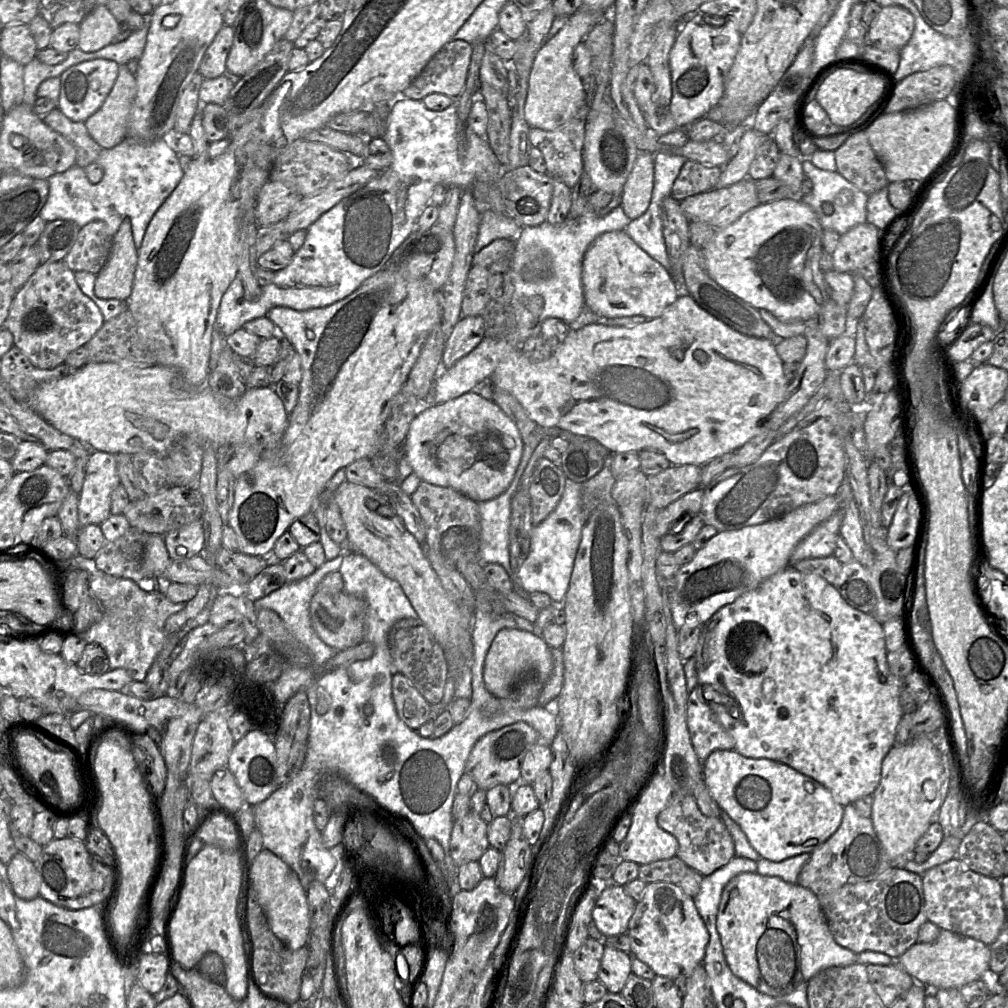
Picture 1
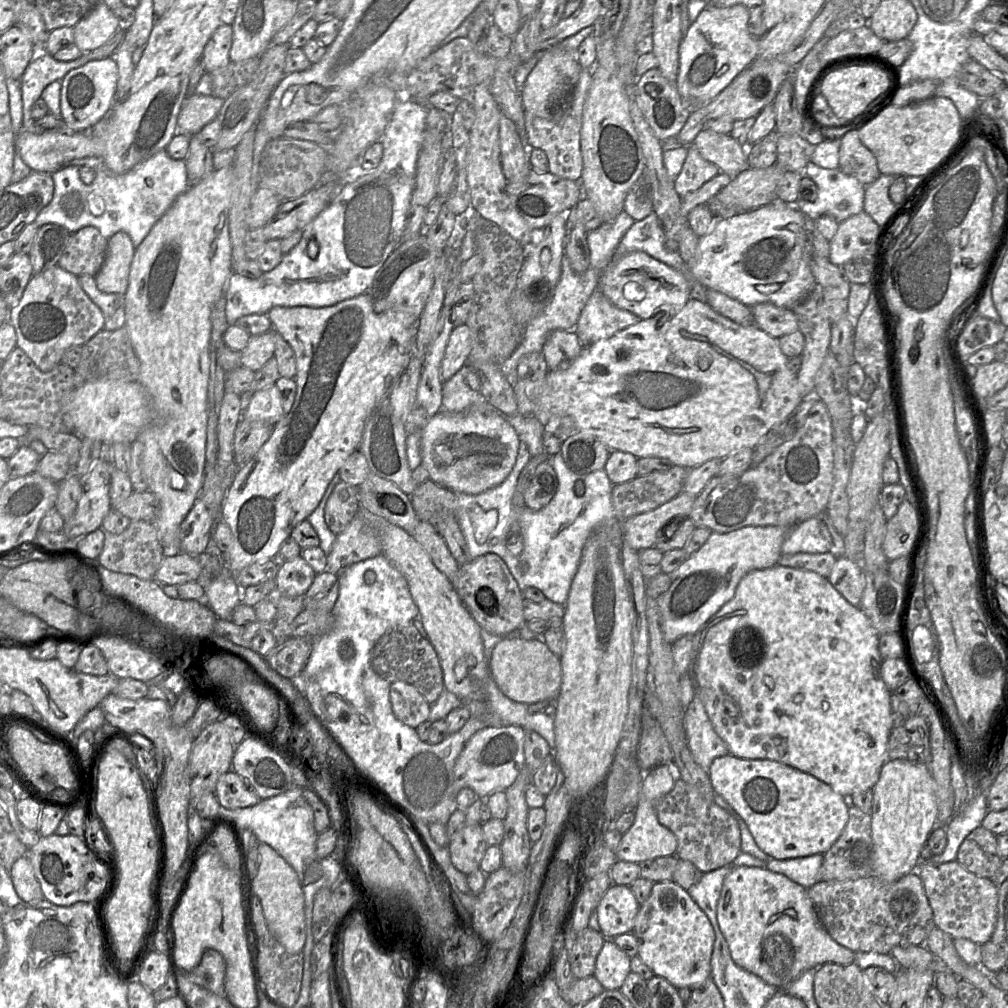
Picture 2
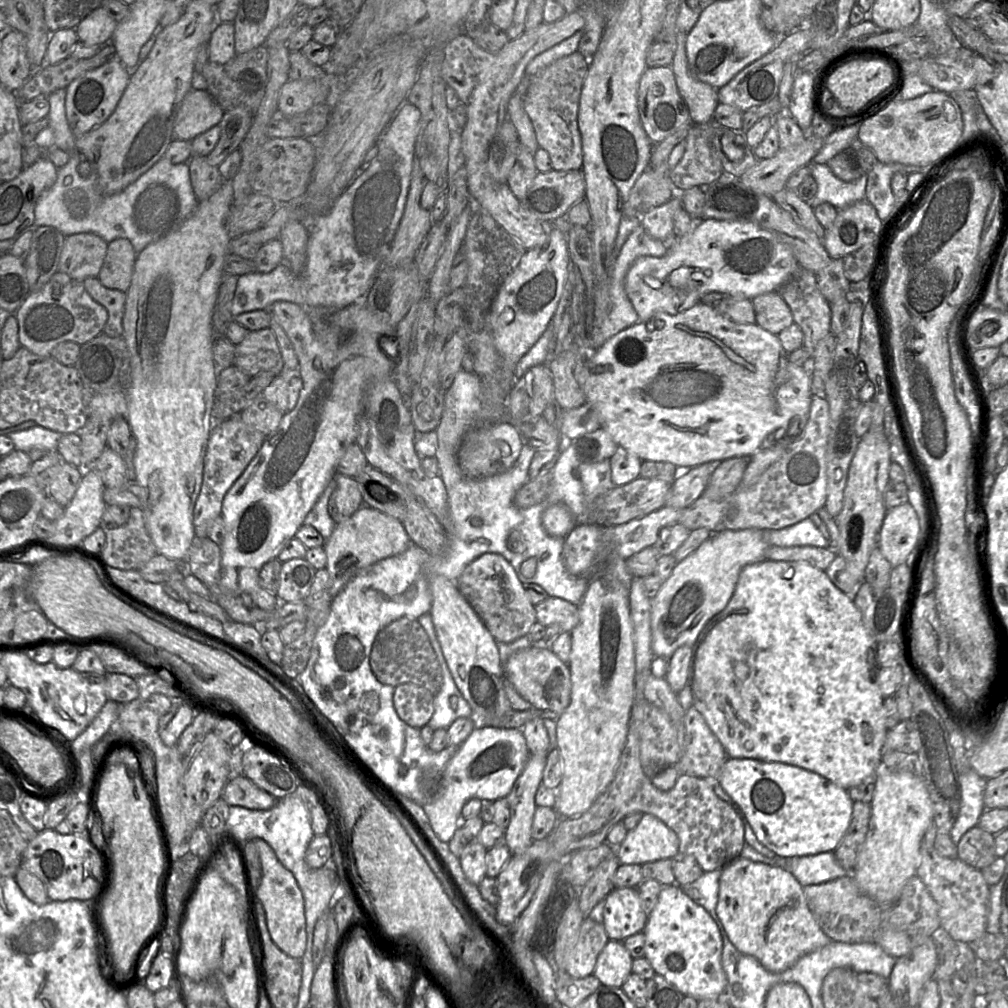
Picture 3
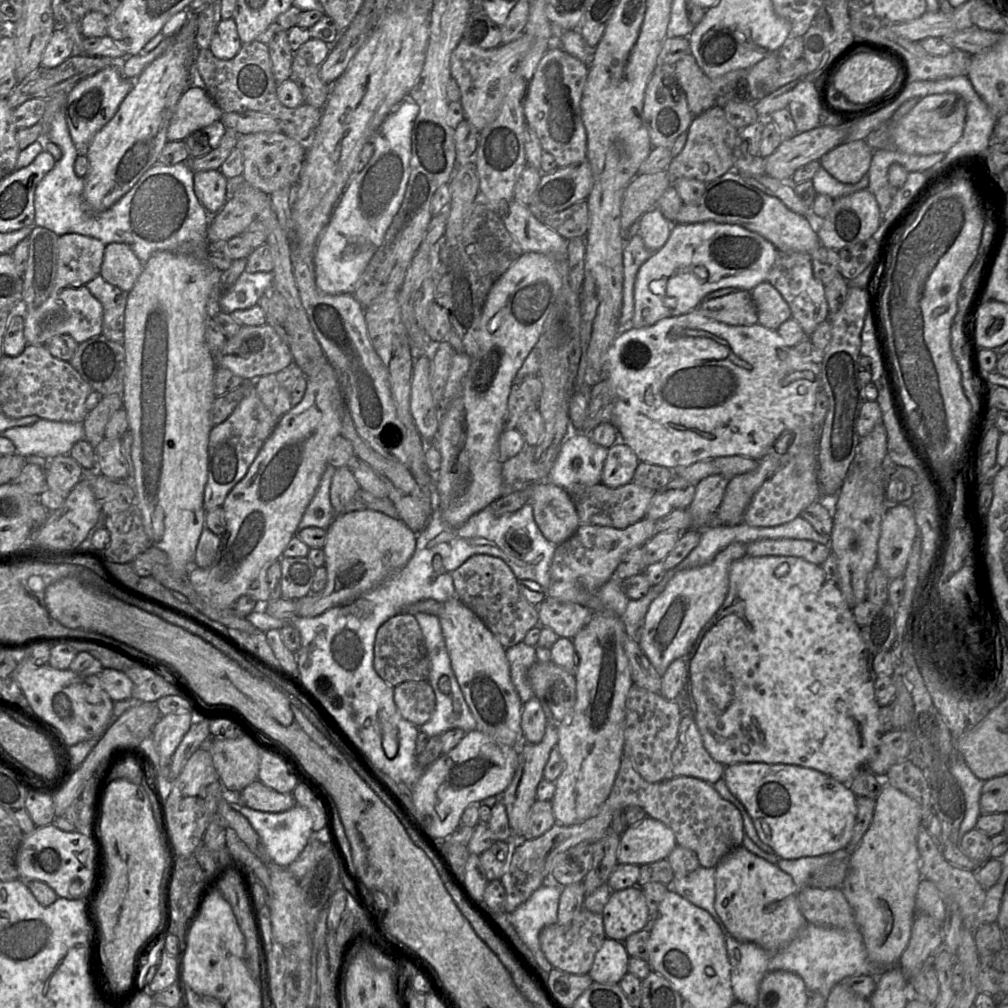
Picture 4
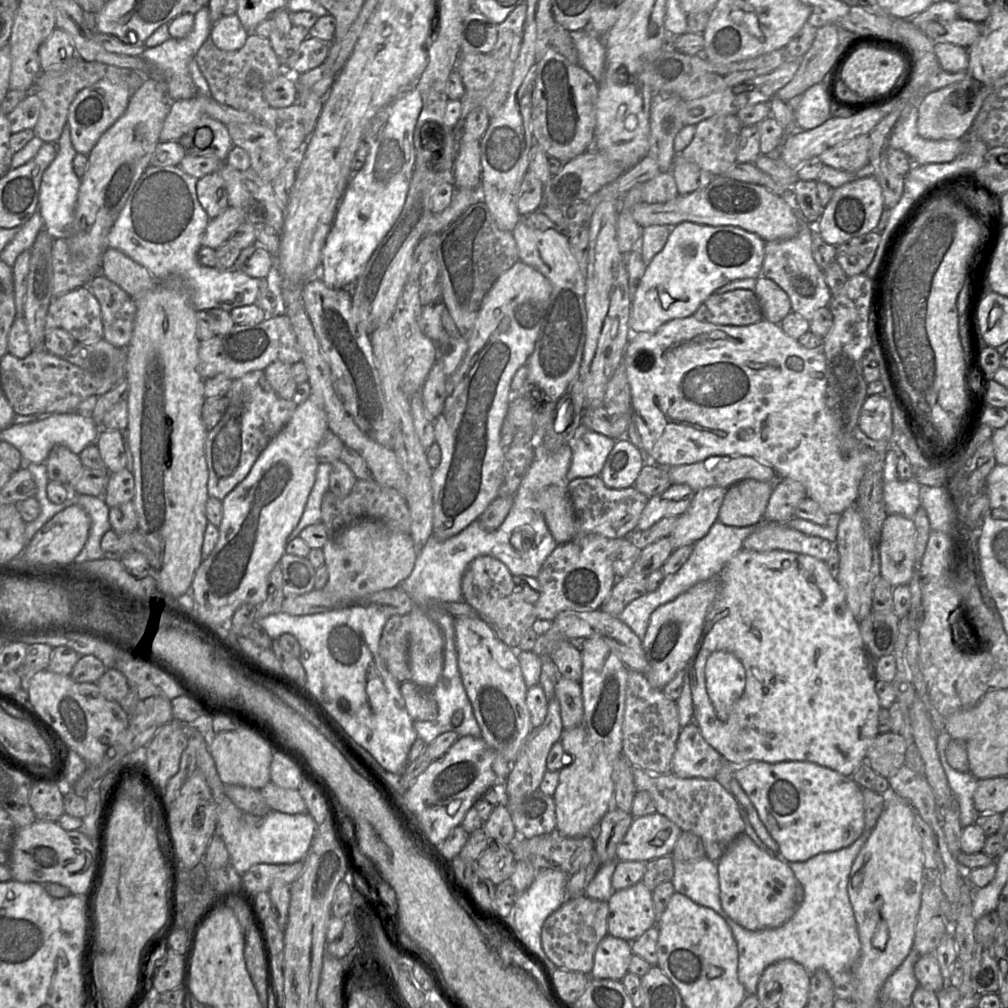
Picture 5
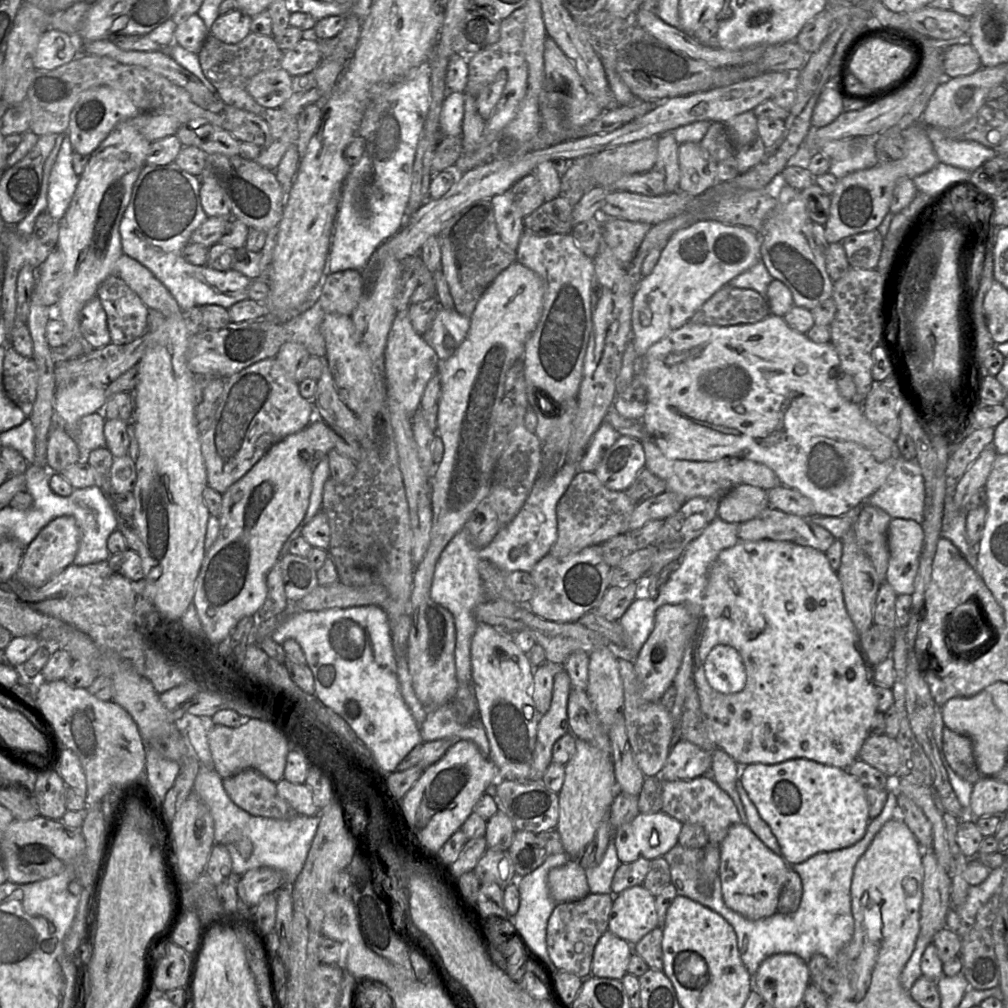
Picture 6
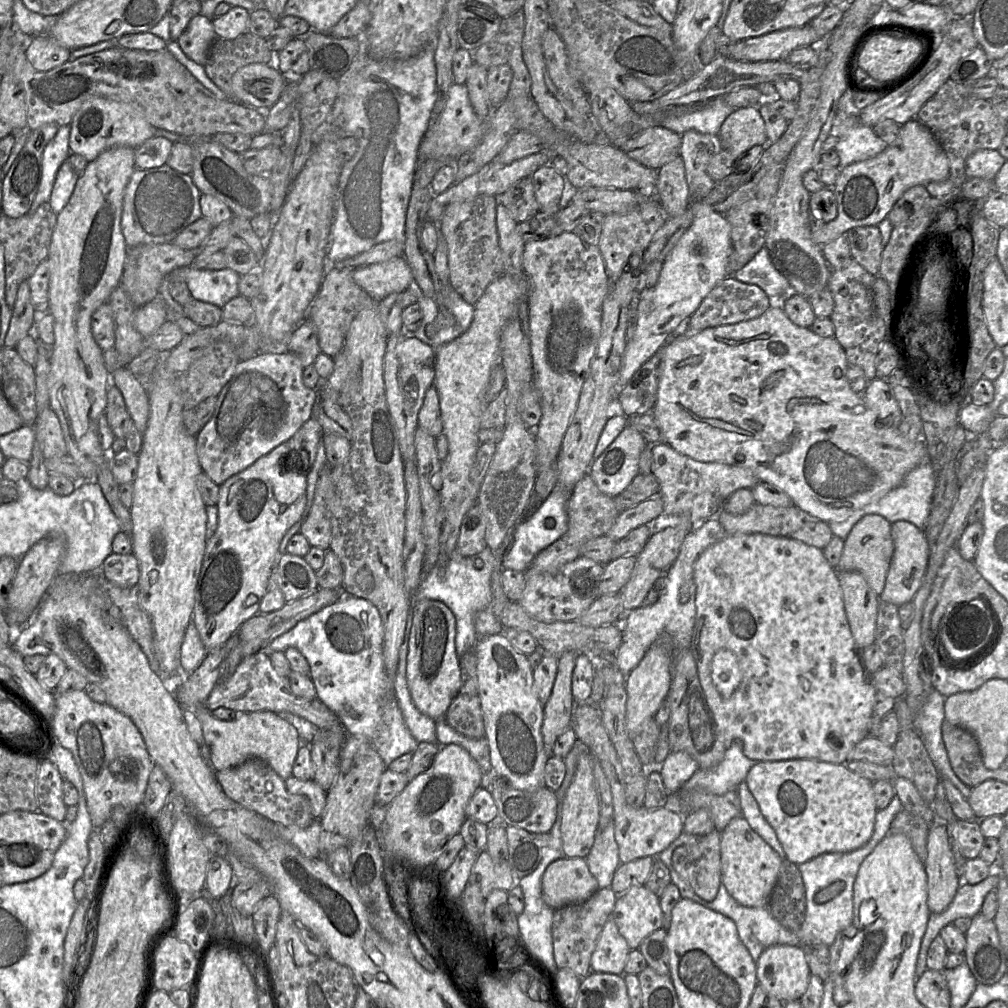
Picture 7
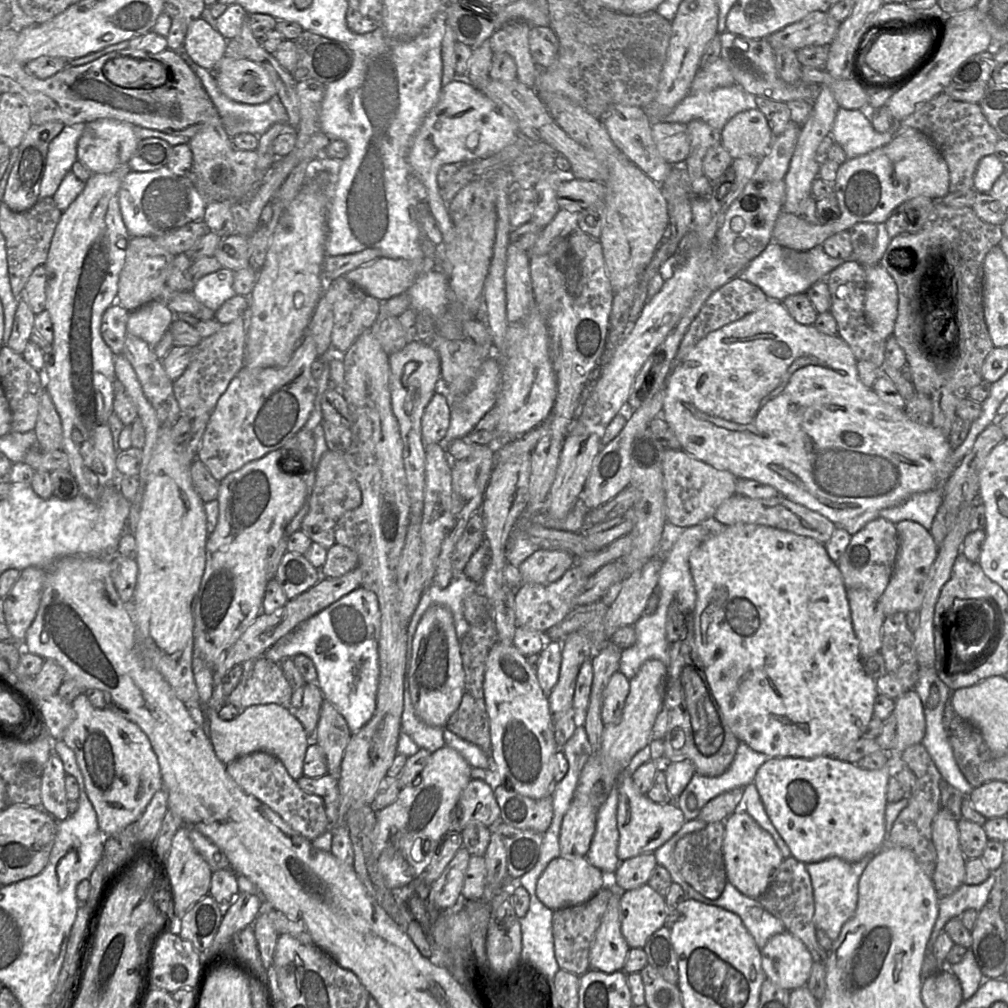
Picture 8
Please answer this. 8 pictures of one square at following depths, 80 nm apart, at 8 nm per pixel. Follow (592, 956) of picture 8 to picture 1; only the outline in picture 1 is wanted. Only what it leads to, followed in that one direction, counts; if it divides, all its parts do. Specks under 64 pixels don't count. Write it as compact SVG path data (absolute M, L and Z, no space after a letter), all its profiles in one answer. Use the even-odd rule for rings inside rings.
M605 946L598 971L598 980L609 993L619 994L631 971L632 955Z

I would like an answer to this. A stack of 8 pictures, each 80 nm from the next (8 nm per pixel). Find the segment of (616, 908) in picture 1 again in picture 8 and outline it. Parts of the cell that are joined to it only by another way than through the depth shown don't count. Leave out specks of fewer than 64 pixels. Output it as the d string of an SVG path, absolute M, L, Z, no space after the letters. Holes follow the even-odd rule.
M648 884L621 891L619 919L629 948L643 948L650 936L666 924L665 896Z

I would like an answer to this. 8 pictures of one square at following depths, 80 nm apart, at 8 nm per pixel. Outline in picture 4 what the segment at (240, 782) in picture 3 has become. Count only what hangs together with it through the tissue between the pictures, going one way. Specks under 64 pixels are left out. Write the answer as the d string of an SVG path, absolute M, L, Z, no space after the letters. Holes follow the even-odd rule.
M258 780L244 788L239 795L245 806L262 812L284 812L297 804L292 793L279 793Z

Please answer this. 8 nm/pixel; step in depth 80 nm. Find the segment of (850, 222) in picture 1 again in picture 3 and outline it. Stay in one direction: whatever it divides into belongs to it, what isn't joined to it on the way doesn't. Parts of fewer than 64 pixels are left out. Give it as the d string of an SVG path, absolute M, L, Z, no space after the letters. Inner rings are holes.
M810 164L810 175L817 184L815 196L808 202L814 209L819 204L828 202L838 210L843 210L859 201L866 200L866 186L868 175L852 182L845 182L834 175L827 164Z

